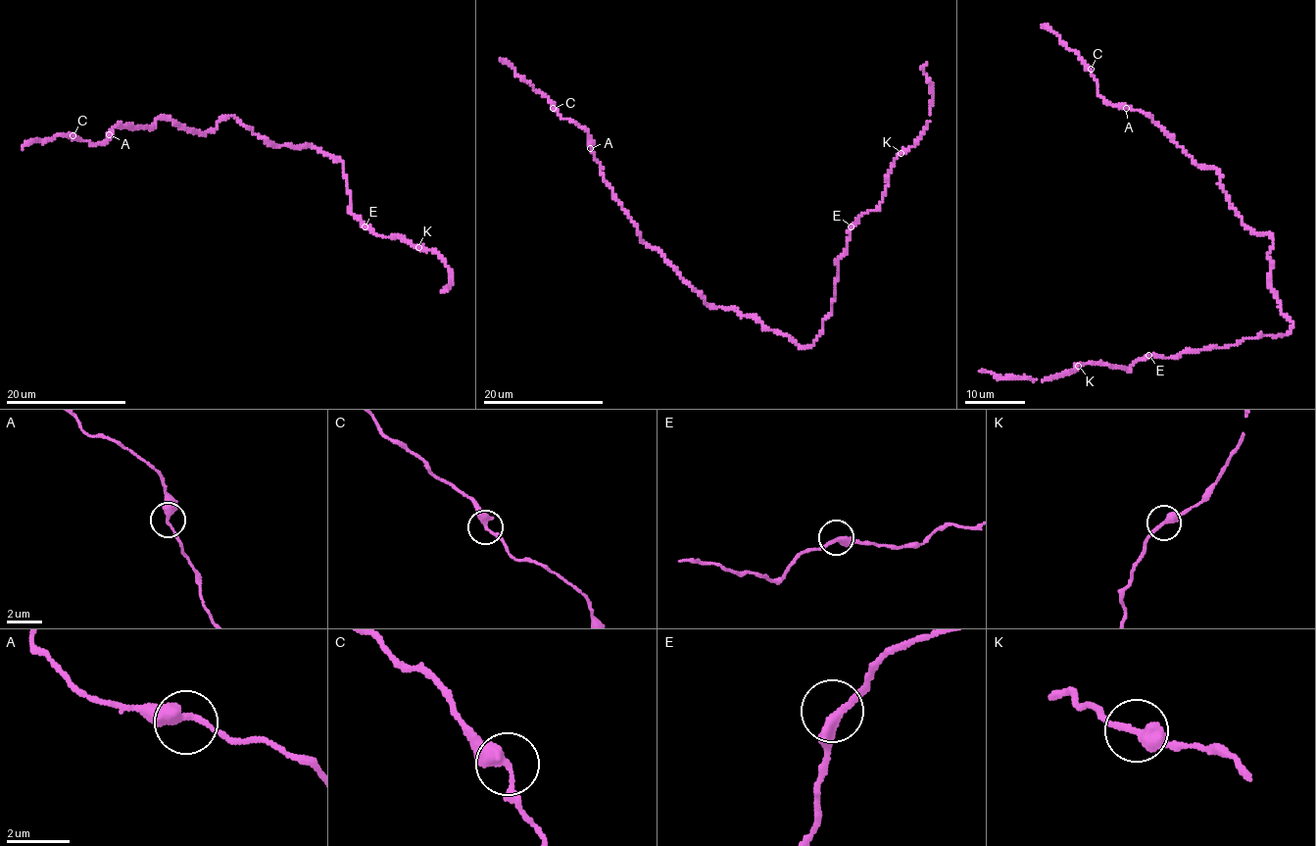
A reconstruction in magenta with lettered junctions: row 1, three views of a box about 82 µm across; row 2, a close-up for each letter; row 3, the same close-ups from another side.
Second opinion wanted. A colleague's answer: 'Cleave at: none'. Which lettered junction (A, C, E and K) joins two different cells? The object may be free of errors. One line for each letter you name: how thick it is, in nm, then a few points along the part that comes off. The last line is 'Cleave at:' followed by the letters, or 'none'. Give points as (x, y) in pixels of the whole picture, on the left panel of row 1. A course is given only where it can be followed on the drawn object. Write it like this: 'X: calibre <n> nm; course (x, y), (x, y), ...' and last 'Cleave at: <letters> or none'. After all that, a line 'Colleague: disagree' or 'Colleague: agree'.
Cleave at: none
Colleague: agree

